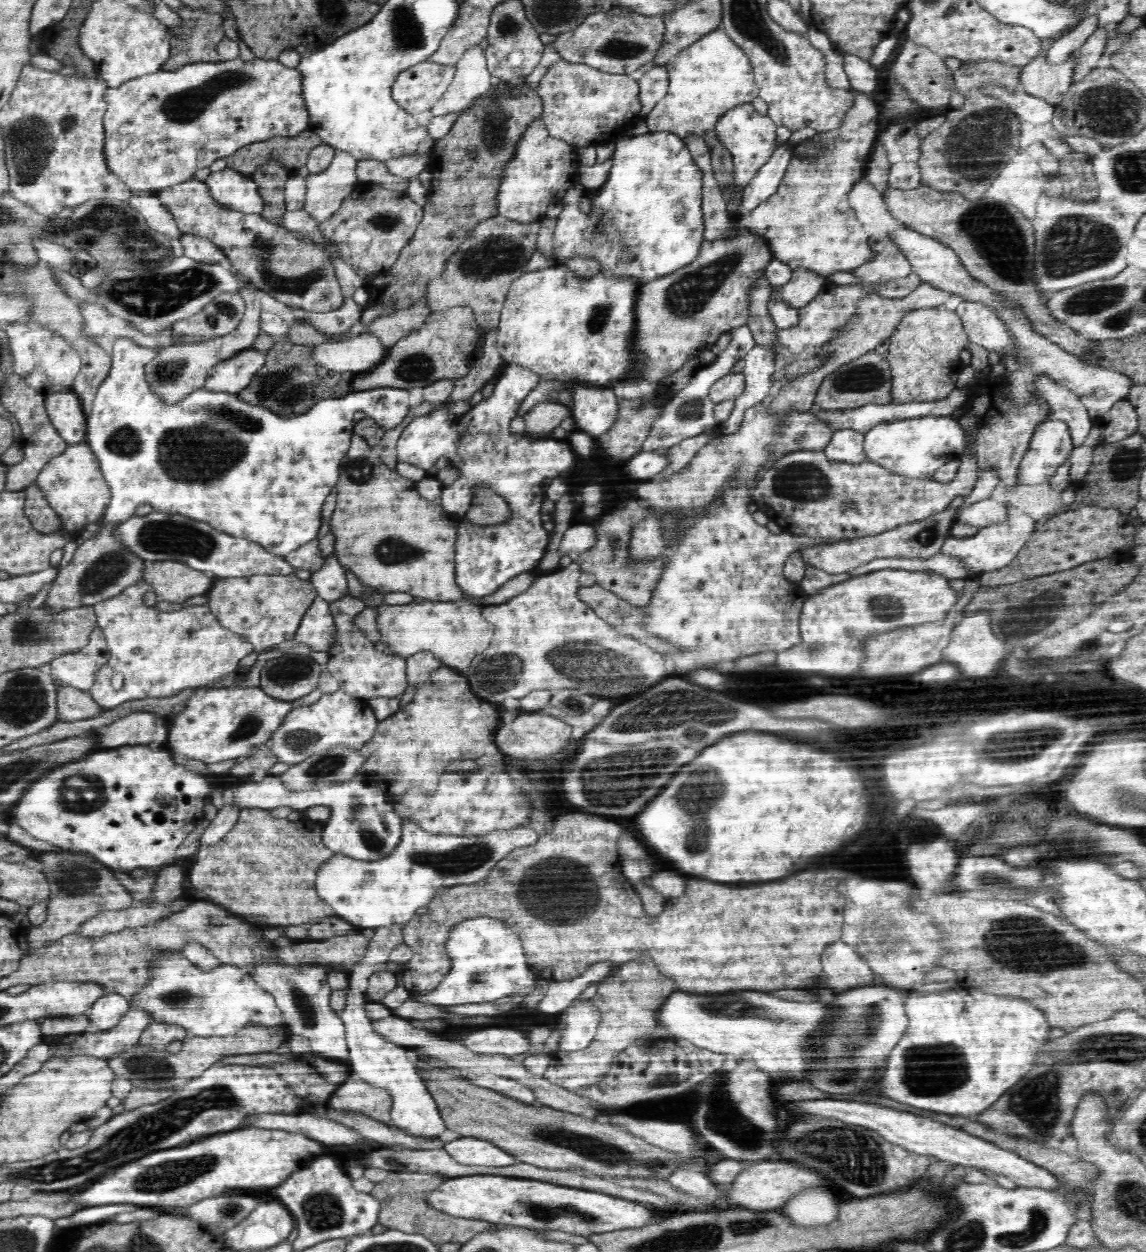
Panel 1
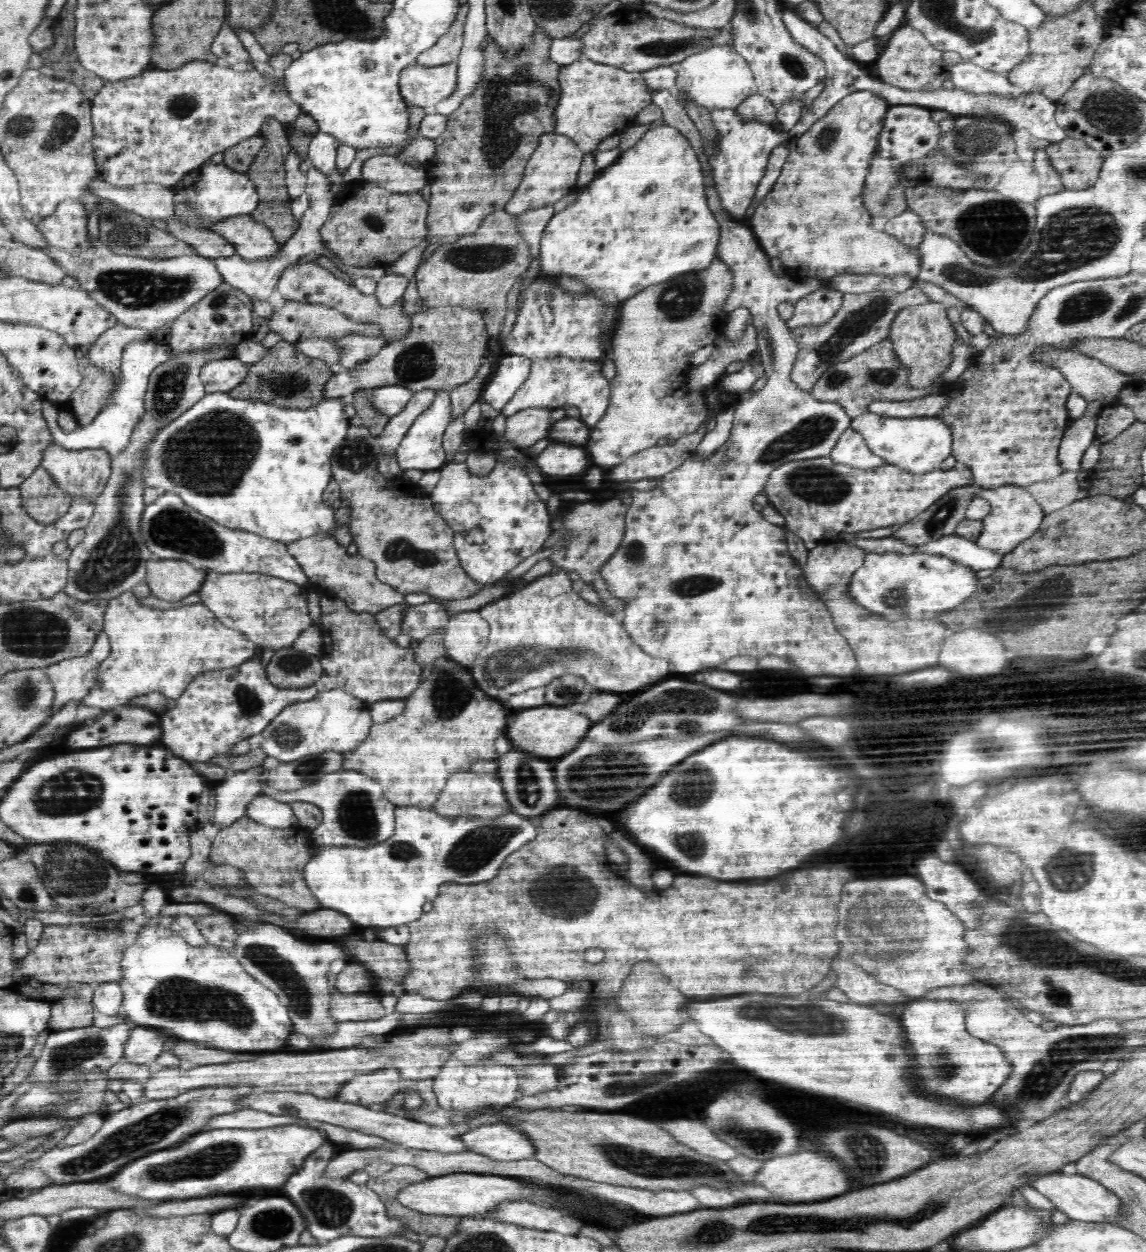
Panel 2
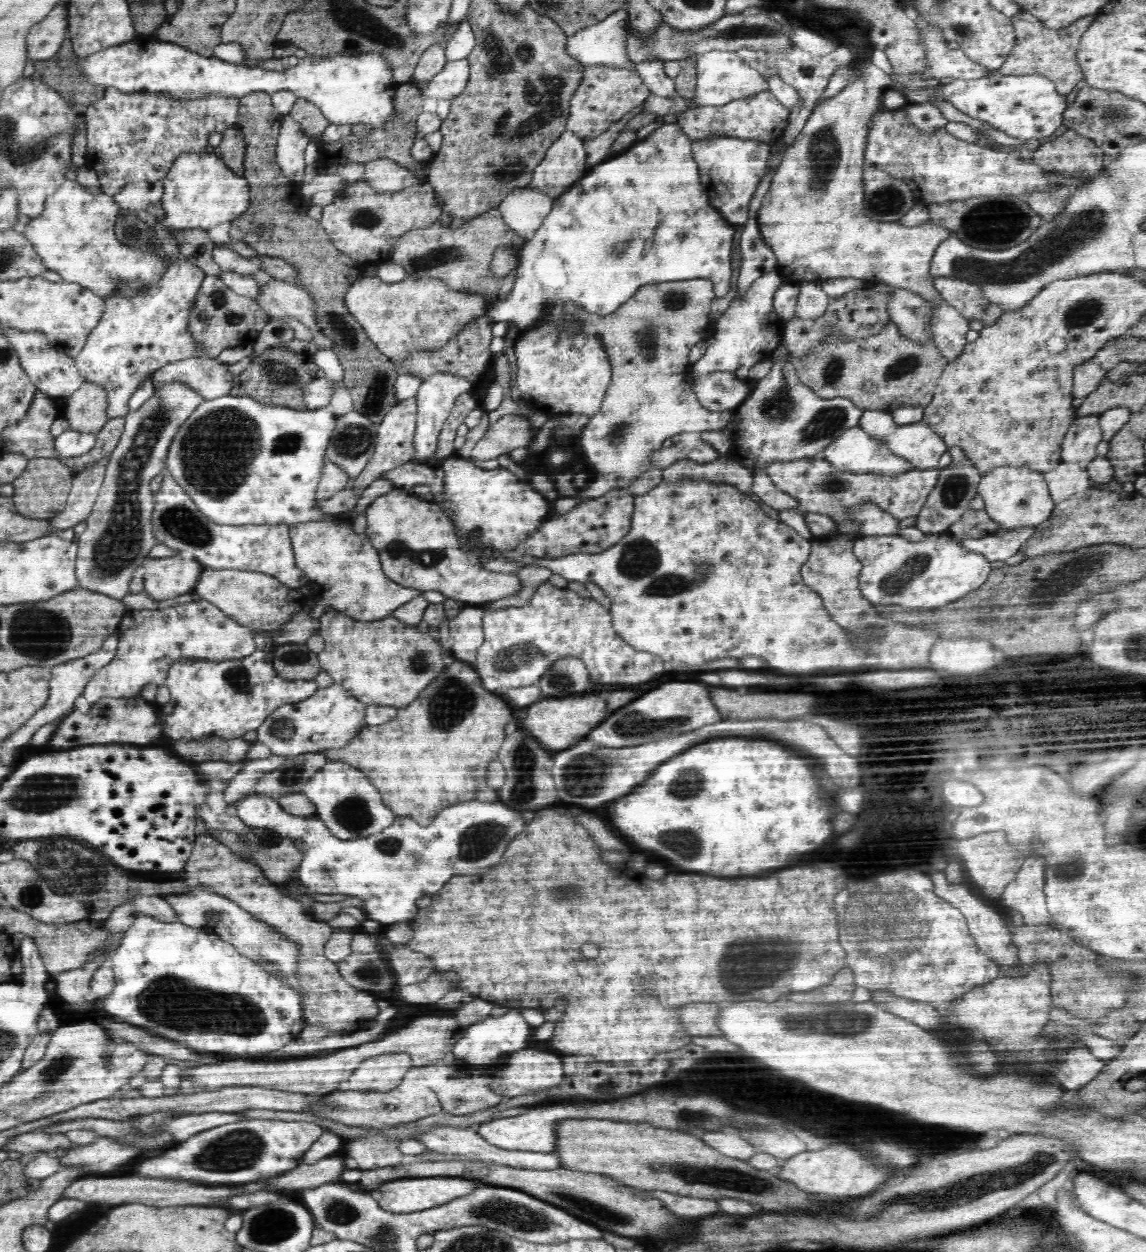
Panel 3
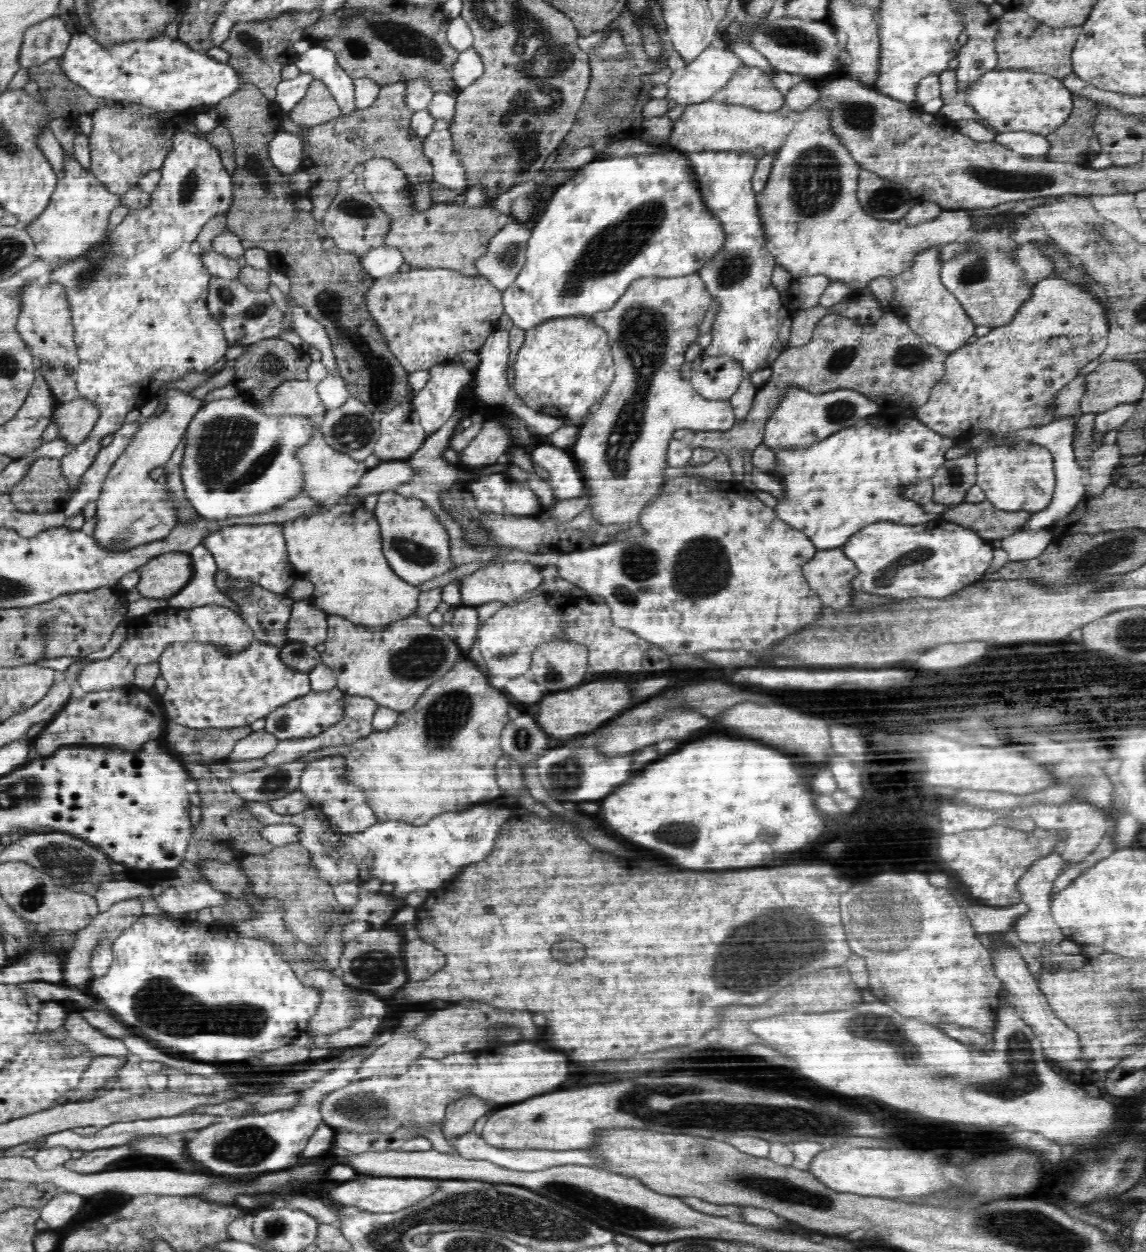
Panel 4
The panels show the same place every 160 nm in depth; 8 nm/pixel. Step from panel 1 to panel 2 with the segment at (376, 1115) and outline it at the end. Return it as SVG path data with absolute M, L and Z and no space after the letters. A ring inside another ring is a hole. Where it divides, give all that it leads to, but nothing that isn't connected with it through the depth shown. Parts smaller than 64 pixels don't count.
M394 1068L374 1070L370 1074L360 1074L344 1084L338 1100L366 1107L372 1104L389 1104L398 1092L404 1090L402 1082L402 1076Z

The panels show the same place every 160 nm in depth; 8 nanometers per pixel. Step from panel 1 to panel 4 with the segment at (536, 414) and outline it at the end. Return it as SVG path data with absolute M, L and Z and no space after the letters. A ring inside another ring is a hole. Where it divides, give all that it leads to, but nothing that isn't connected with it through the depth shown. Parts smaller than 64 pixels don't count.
M484 421L480 432L459 452L458 466L467 469L496 463L496 460L514 446L504 426L496 421Z

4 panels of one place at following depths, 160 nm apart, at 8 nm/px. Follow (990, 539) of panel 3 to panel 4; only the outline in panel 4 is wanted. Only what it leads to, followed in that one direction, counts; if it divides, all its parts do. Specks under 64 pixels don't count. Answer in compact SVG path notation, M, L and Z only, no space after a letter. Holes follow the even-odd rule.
M1059 418L1050 424L1044 424L1044 426L1030 426L1030 428L1024 428L1024 430L1018 430L1018 432L1010 432L994 442L988 442L987 440L982 444L981 448L984 447L994 447L1001 446L1000 442L1011 443L1014 438L1019 439L1024 442L1034 442L1040 443L1044 447L1050 449L1051 454L1054 455L1055 463L1055 490L1050 500L1050 504L1040 510L1040 512L1035 512L1032 514L1030 520L1026 524L1022 525L1018 530L1023 530L1024 532L1038 532L1042 528L1049 527L1052 523L1055 523L1057 520L1064 518L1067 514L1070 514L1072 510L1075 509L1076 504L1080 502L1080 499L1086 494L1085 487L1081 483L1081 474L1083 469L1076 462L1073 449L1073 420L1069 418Z

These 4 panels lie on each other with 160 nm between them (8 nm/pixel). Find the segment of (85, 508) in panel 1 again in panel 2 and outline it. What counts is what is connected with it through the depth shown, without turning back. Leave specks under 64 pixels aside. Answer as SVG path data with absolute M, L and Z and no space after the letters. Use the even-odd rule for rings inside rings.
M52 442L43 452L41 465L54 479L56 486L67 492L70 498L89 498L94 503L100 498L111 474L110 455L101 448L70 450Z

